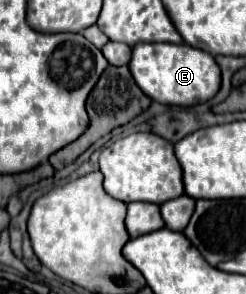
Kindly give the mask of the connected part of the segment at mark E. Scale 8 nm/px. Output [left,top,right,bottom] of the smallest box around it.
[128,43,220,105]

